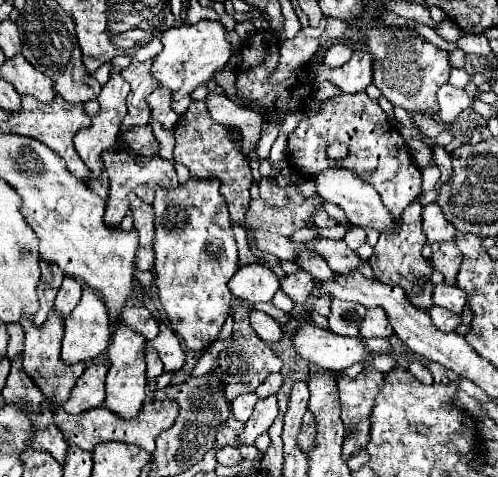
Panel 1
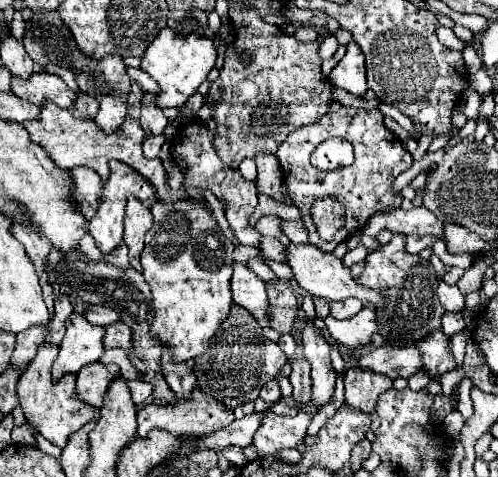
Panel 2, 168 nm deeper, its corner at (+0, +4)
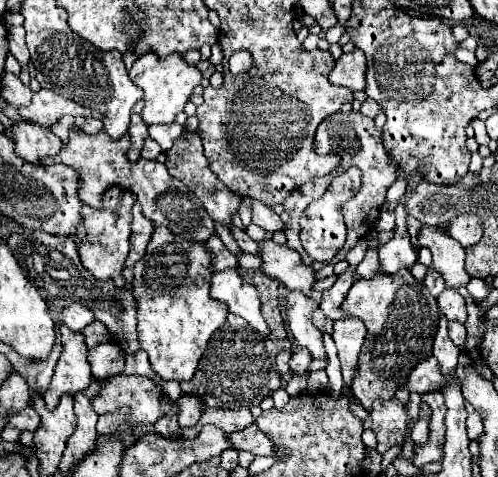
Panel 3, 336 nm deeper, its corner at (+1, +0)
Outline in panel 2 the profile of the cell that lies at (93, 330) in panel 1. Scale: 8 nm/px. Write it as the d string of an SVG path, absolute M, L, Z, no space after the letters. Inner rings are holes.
M70 314L66 320L66 334L60 344L58 358L52 366L52 378L58 382L66 374L78 374L82 366L98 362L104 354L104 328L90 326L82 314Z

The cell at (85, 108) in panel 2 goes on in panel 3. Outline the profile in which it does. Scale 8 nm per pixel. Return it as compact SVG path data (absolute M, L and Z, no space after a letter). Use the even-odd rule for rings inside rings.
M75 118L75 126L79 126L85 134L97 134L103 130L103 122L99 118Z

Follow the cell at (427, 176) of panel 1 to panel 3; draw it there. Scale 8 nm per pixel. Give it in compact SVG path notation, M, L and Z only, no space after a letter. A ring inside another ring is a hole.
M382 210L377 221L376 230L381 231L390 231L395 226L395 214L387 210Z

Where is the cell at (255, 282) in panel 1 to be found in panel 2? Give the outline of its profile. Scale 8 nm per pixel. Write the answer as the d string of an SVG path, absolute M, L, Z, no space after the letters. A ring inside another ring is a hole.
M232 262L232 268L234 268L232 274L234 304L248 310L262 328L270 328L268 324L270 304L268 304L264 282L242 262Z

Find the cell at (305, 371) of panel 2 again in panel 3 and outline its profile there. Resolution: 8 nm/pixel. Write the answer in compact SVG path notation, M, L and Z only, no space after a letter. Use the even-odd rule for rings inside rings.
M297 348L289 360L293 376L303 376L309 370L309 364L311 364L311 354L305 348Z

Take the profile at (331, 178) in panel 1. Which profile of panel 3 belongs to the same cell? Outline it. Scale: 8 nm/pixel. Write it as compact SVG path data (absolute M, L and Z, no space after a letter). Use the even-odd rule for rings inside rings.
M421 226L417 236L419 246L425 246L433 254L433 268L445 278L447 286L455 290L467 286L469 274L465 272L465 248L441 232L437 226Z

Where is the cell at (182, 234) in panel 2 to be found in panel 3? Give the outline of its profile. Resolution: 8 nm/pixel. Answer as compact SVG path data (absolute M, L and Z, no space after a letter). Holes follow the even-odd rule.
M157 226L153 230L153 238L143 254L143 258L135 264L135 280L133 280L133 296L139 304L137 314L137 334L141 348L149 354L149 362L155 374L161 380L189 380L195 374L197 362L207 348L211 334L225 324L227 310L225 302L217 302L209 298L209 282L213 276L213 254L207 250L205 242L191 242L185 236L175 236L169 228Z

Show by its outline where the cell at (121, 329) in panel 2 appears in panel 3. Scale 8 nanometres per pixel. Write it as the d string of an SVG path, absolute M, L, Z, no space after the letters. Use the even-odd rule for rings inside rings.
M99 320L93 322L93 324L89 324L89 328L85 328L83 334L85 334L85 342L89 344L89 348L95 348L95 346L99 346L99 344L109 342L109 330L107 330L107 326L105 326L103 322L99 322Z

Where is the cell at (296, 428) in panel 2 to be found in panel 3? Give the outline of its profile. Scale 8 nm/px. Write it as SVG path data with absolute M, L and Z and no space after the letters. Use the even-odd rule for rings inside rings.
M249 424L245 430L237 430L229 434L229 440L237 446L237 450L247 450L255 456L273 456L275 448L273 442L269 442L267 434L263 434L257 424Z

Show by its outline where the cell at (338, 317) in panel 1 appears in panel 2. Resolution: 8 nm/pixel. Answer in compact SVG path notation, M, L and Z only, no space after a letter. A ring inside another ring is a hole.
M356 298L330 302L330 316L334 316L336 320L346 320L346 318L352 318L354 314L358 314L360 308L362 308L362 302Z

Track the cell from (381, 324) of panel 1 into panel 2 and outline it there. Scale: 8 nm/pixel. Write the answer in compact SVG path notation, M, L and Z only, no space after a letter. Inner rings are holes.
M362 308L354 318L350 320L336 320L332 316L328 316L326 320L326 328L330 332L330 336L342 344L342 346L362 346L366 342L370 342L372 334L378 332L376 326L376 316L372 308Z

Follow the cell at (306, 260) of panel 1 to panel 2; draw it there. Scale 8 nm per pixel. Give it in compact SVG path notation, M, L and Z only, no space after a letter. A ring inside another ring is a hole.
M262 236L258 246L256 246L268 260L276 260L276 262L282 262L282 244L276 240L276 238L270 238L270 236Z

